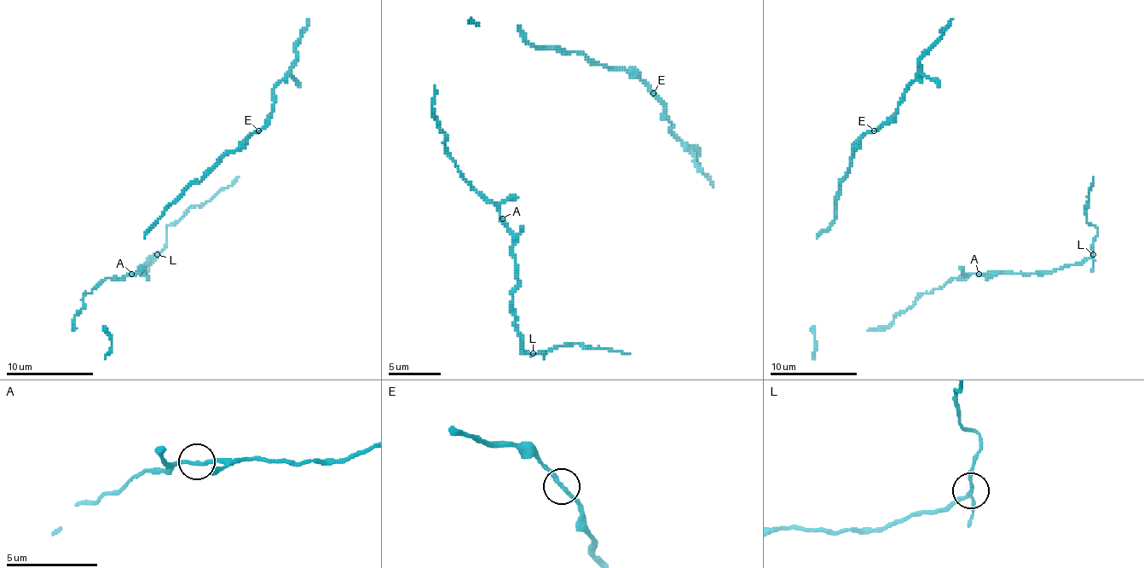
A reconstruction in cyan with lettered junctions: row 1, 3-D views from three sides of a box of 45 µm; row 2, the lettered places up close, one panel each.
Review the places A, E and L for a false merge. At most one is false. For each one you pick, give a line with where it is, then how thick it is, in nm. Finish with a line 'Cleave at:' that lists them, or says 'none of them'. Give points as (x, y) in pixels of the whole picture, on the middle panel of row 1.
L: place (533, 353); calibre 170 nm
Cleave at: L

